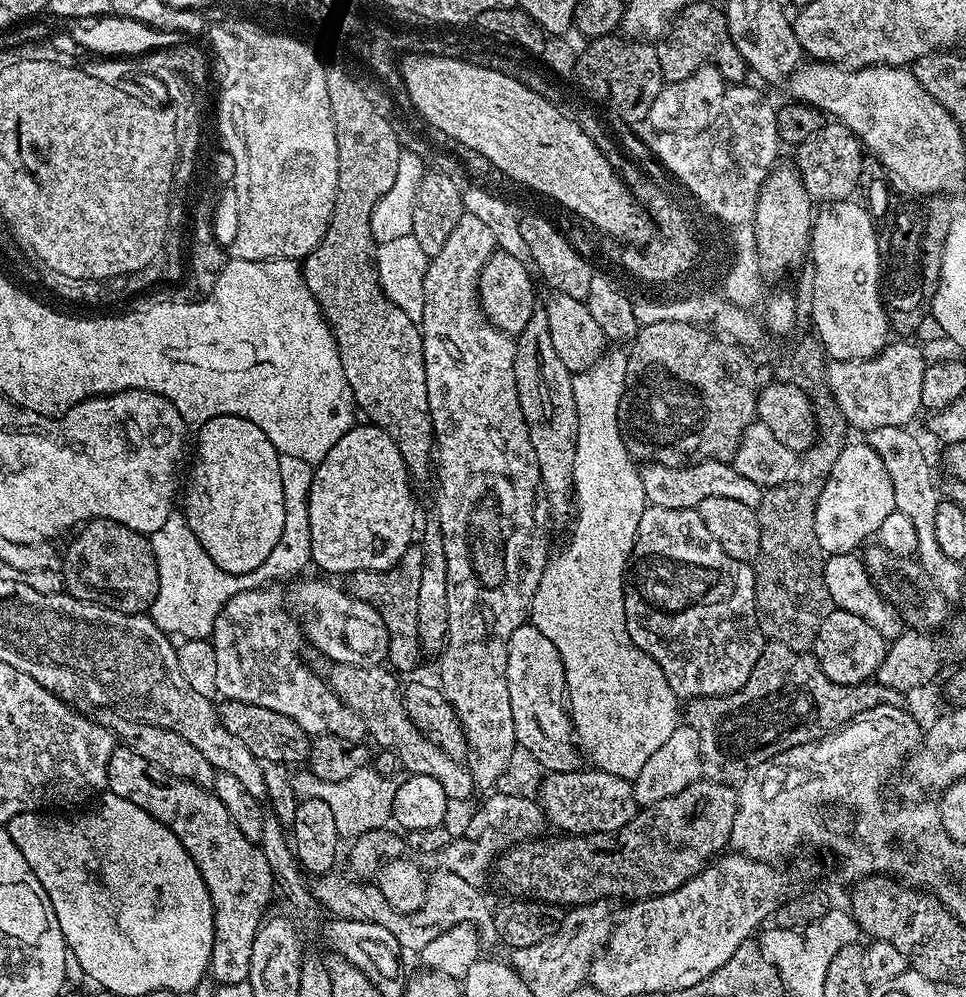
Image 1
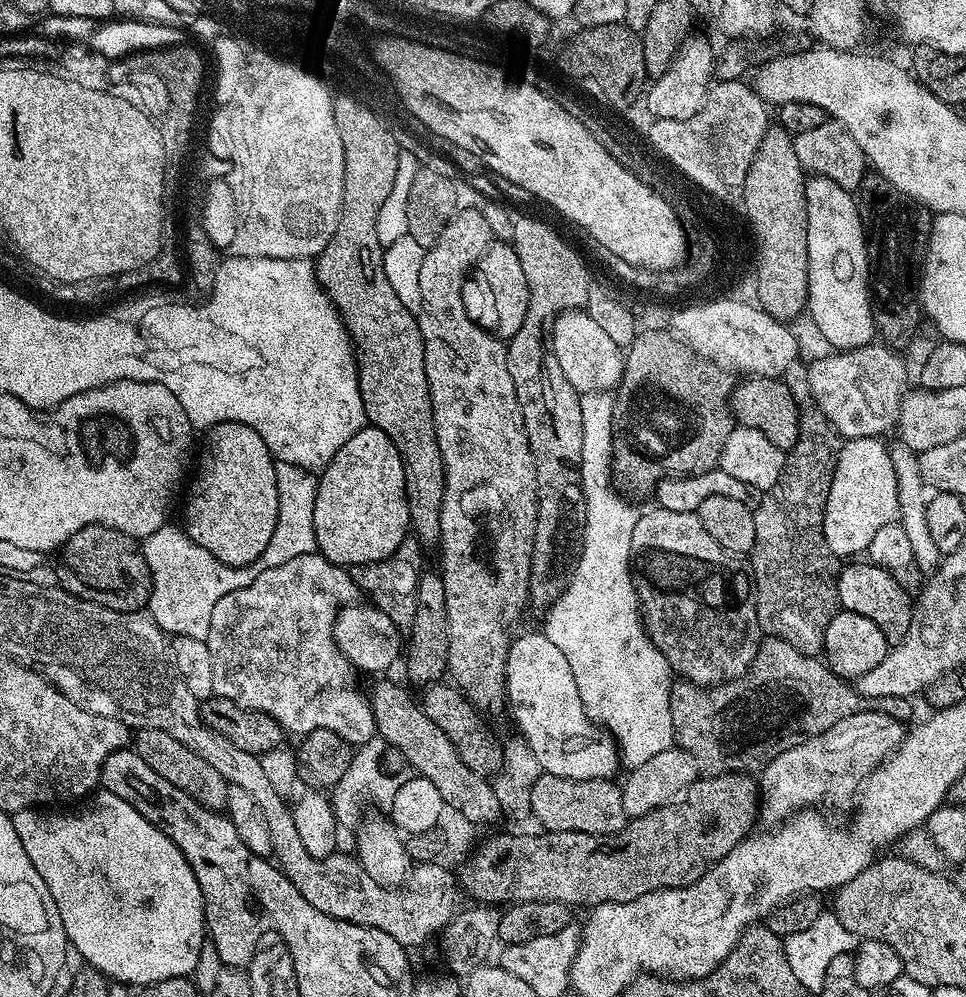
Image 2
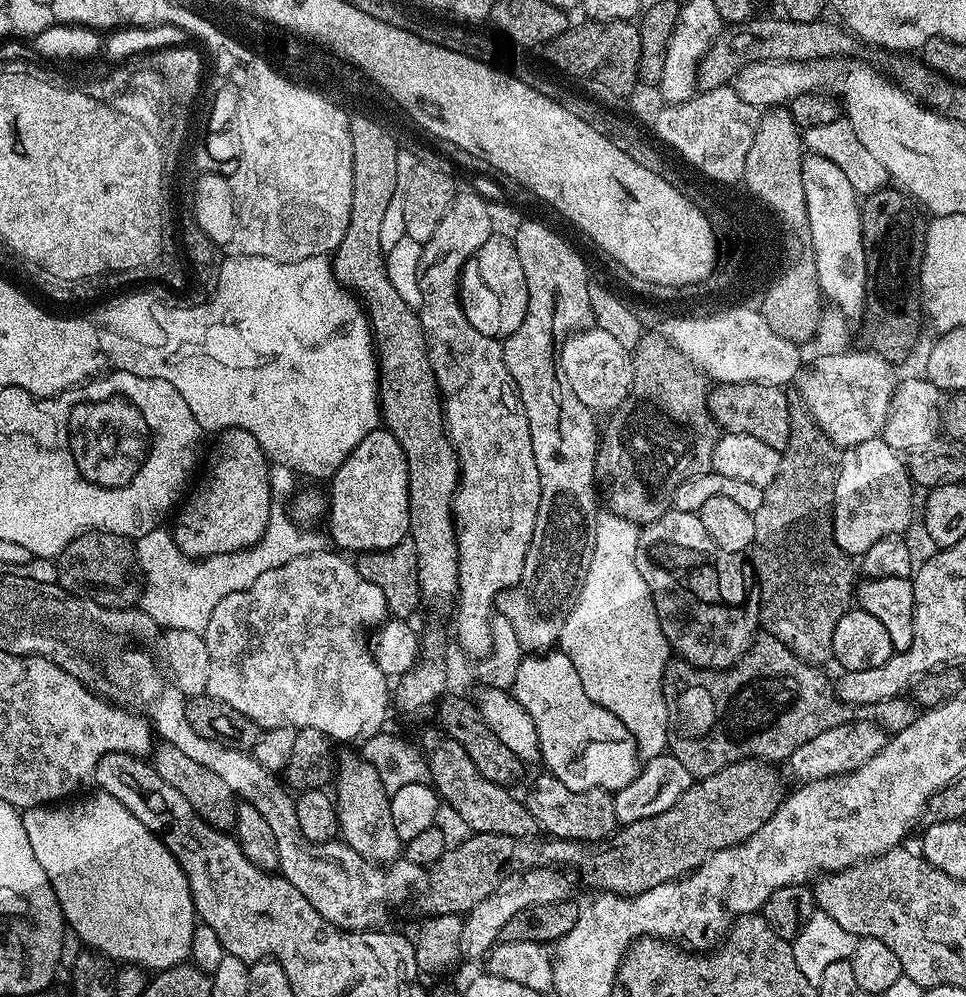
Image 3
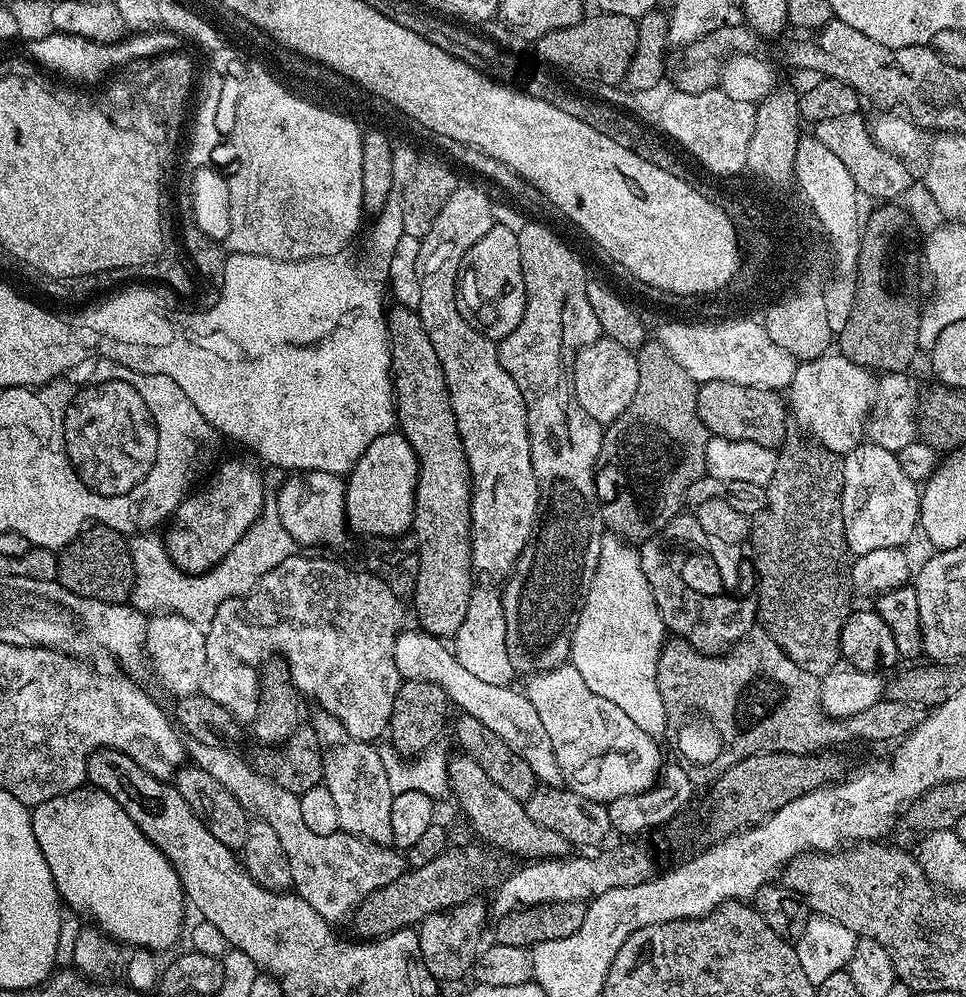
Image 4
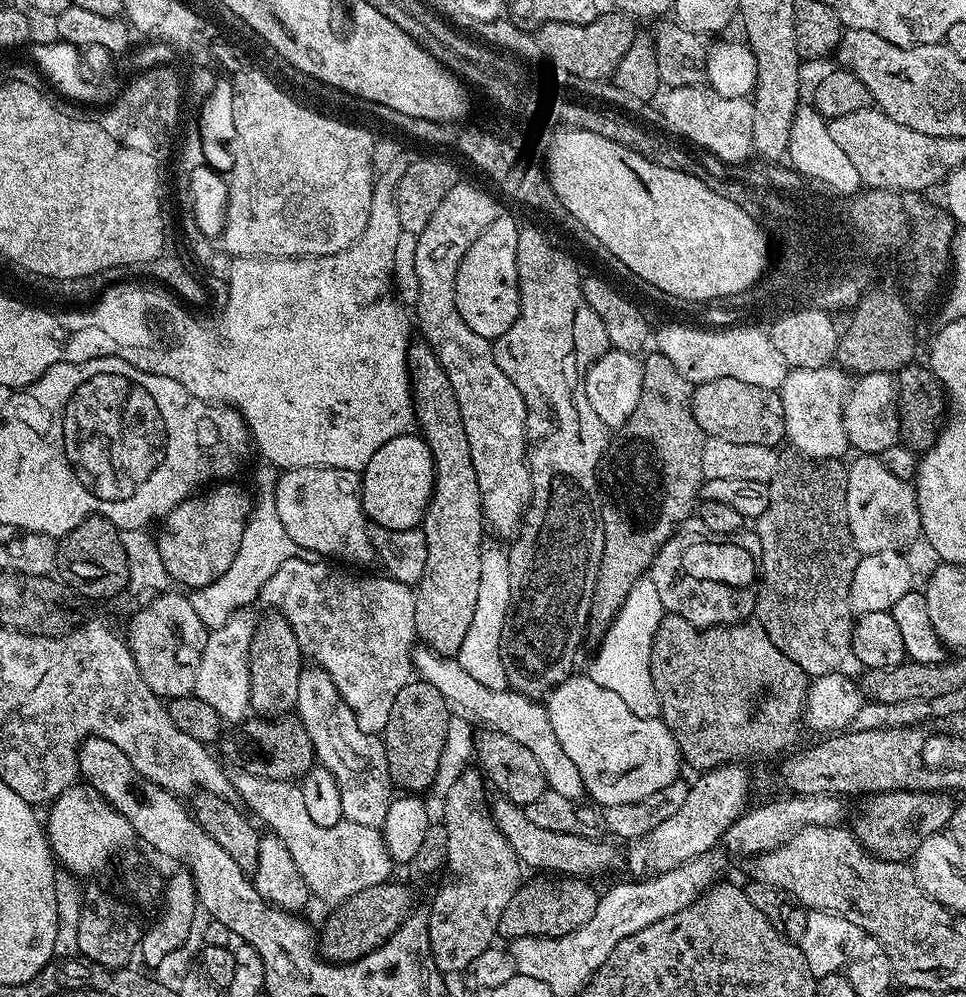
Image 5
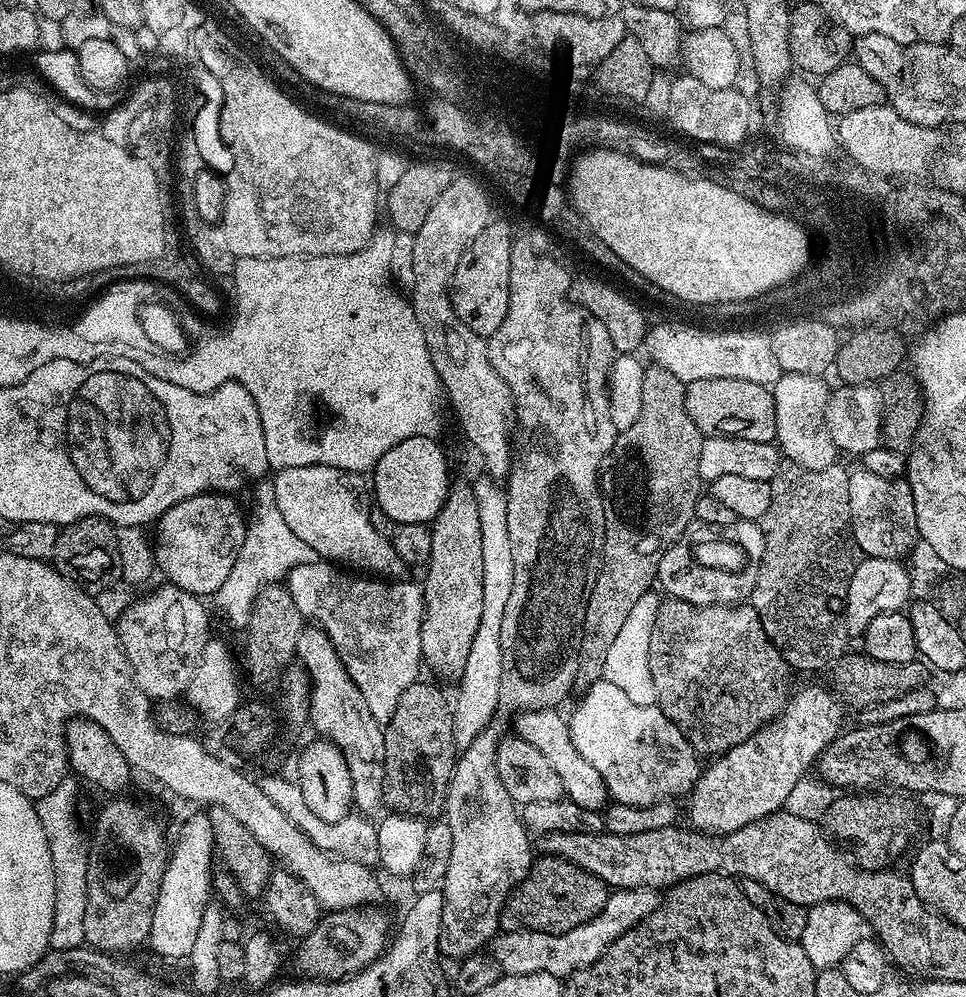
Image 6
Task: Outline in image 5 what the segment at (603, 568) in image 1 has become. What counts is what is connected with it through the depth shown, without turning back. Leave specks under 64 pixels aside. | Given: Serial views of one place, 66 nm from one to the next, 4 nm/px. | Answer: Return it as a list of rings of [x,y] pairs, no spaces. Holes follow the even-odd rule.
[[[641,578],[626,594],[626,602],[618,610],[611,624],[599,637],[600,649],[592,660],[590,675],[598,686],[606,686],[606,690],[614,690],[634,714],[651,720],[660,716],[658,694],[654,690],[654,682],[650,674],[650,654],[654,646],[654,634],[660,631],[660,623],[665,615],[662,598],[658,598],[658,590],[654,590],[654,582],[650,578]]]

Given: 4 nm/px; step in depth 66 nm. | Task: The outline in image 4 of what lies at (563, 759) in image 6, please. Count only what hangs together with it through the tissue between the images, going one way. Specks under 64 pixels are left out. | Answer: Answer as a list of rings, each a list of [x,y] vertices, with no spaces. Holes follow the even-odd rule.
[[[405,627],[396,635],[394,642],[394,666],[398,666],[401,681],[421,680],[434,682],[442,686],[453,705],[470,718],[478,718],[482,726],[494,730],[518,758],[526,758],[530,762],[530,770],[534,770],[537,781],[541,785],[558,788],[564,784],[562,766],[558,766],[558,758],[554,758],[554,746],[550,746],[550,738],[546,734],[546,726],[542,726],[542,718],[538,718],[538,710],[534,710],[534,702],[528,700],[523,691],[516,686],[494,686],[470,674],[462,662],[458,662],[455,651],[448,648],[439,636],[432,636],[419,627]]]

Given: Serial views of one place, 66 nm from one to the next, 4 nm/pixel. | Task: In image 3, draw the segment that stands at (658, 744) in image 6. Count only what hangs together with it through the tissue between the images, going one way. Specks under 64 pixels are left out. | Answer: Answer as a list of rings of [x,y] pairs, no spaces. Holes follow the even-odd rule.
[[[565,652],[525,655],[510,691],[526,714],[534,718],[540,760],[562,786],[570,786],[570,790],[604,788],[614,793],[634,782],[642,764],[636,739],[617,716],[598,706],[582,690],[582,678],[578,678],[578,670]]]

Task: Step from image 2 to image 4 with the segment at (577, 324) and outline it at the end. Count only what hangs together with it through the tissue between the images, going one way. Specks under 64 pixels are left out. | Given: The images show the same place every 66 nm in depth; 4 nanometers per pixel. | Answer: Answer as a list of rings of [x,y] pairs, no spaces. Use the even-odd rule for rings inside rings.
[[[607,338],[594,340],[583,345],[584,348],[570,364],[572,389],[576,392],[578,402],[590,418],[594,418],[602,426],[613,424],[630,406],[630,398],[634,398],[634,390],[638,390],[638,362],[636,353],[626,350],[626,346],[618,346],[618,342]]]

